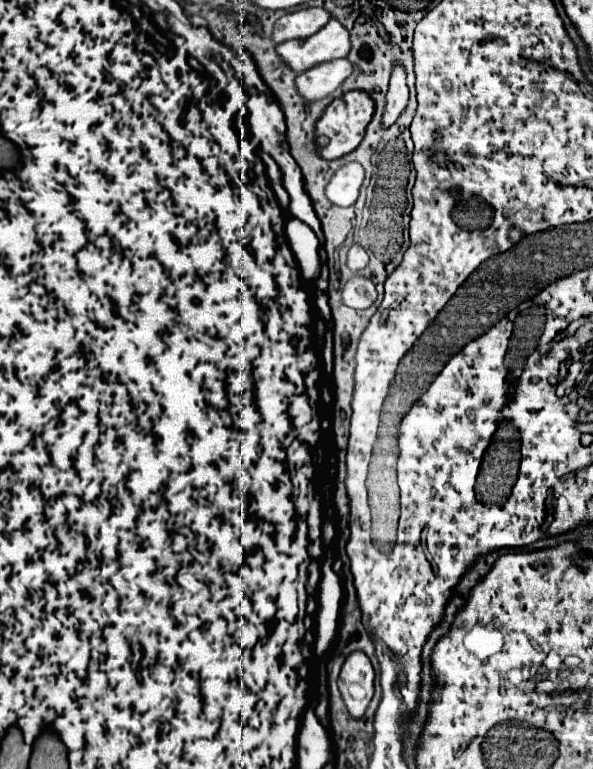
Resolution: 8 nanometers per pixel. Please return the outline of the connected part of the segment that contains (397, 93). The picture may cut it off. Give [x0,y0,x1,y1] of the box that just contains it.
[382,62,408,126]

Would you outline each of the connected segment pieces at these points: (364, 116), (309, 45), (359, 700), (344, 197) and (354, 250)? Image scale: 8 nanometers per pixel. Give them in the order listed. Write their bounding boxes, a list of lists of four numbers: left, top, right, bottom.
[[316,90,374,160],[276,18,350,74],[338,650,374,718],[326,162,364,206],[348,244,368,272]]

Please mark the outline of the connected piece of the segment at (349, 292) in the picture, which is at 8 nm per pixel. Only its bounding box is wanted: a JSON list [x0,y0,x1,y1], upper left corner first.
[342,276,376,310]

